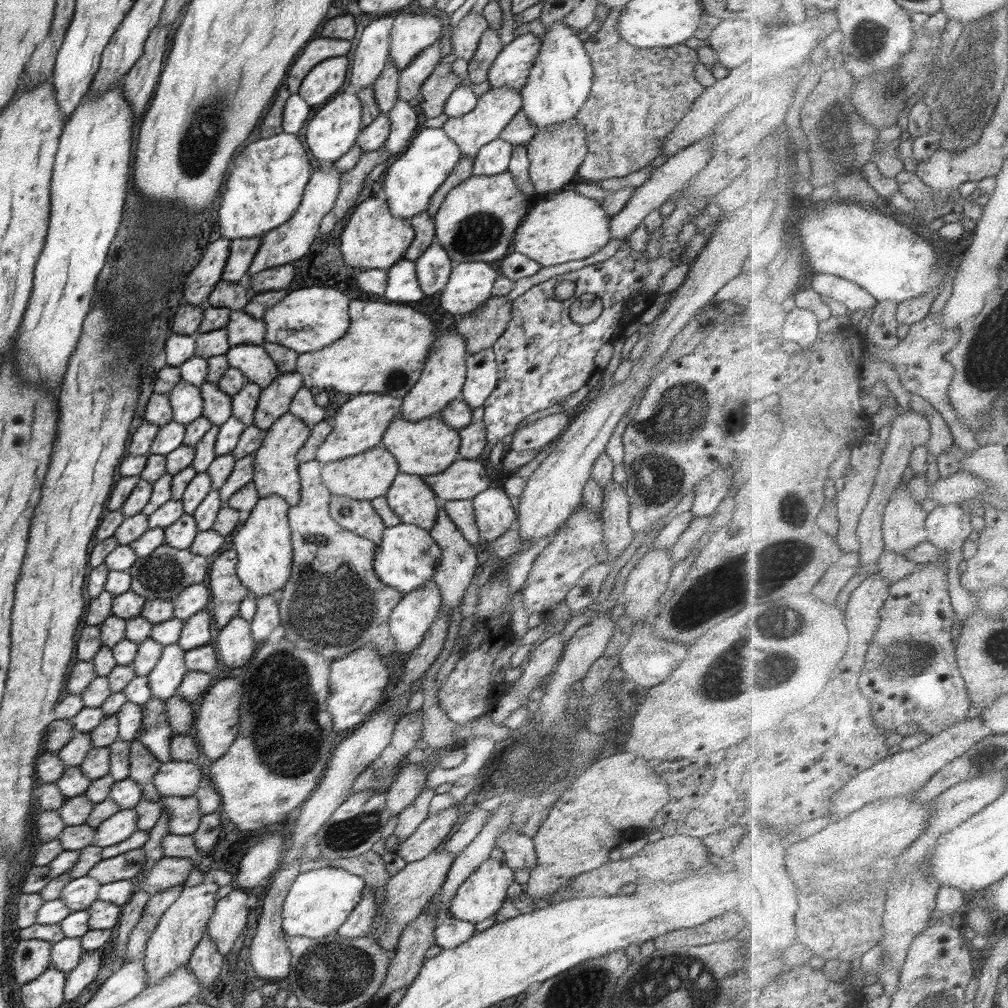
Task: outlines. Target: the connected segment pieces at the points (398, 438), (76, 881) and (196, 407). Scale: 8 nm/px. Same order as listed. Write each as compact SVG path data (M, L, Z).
M460 398L449 402L436 417L424 418L424 420L417 422L404 420L403 417L394 418L383 434L381 445L394 455L399 464L399 472L421 477L444 472L455 460L461 458L458 454L460 446L459 429L466 428L471 423L472 412L471 406Z
M91 876L74 878L62 889L59 900L62 900L71 913L87 910L98 900L100 887L101 884Z
M180 381L166 395L173 410L173 421L187 425L202 417L203 400L199 386Z

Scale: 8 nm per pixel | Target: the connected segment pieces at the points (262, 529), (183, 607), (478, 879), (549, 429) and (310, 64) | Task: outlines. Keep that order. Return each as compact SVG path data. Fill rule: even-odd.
M281 496L259 498L248 519L232 540L233 549L237 552L237 577L255 597L270 595L275 590L280 590L290 578L293 550L287 517L289 508L289 504Z
M203 583L191 584L170 601L174 606L174 617L185 622L194 614L206 610L206 604L210 602L210 590Z
M489 858L483 862L456 890L456 894L450 900L450 908L445 916L453 916L458 920L476 924L500 911L504 902L508 899L507 888L514 882L513 870L508 868L502 859Z
M561 412L534 420L530 424L514 431L507 440L506 450L524 452L543 448L547 444L556 442L568 429L570 412Z
M314 38L302 50L302 55L294 60L286 75L286 88L291 93L297 93L304 77L320 61L336 56L346 56L352 50L351 40L336 40L335 38Z

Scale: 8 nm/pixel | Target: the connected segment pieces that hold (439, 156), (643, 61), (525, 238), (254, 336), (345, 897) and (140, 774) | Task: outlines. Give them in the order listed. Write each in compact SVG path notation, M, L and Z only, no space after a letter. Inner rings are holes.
M420 128L409 141L404 154L388 165L384 179L377 186L386 195L392 215L410 220L427 212L436 189L448 179L461 157L460 148L448 138L442 128Z
M612 9L601 29L584 41L594 74L590 94L575 116L582 123L588 152L578 168L578 180L594 184L598 180L624 178L649 166L655 158L664 154L662 144L705 89L694 77L694 66L699 60L695 49L684 43L662 48L636 48L622 40L616 30L620 13Z
M571 187L552 194L552 198L544 198L528 210L514 233L512 252L524 254L542 267L558 266L588 258L610 242L609 223L612 217L608 217L596 200L580 195Z
M244 310L232 311L225 329L232 346L261 345L265 341L264 321L250 316Z
M315 867L300 873L283 903L281 925L284 932L288 937L305 936L314 940L336 933L348 915L360 904L365 885L361 876L350 874L342 868Z
M132 740L129 764L129 778L140 785L143 798L152 802L158 802L162 796L158 794L153 779L161 763L140 741Z

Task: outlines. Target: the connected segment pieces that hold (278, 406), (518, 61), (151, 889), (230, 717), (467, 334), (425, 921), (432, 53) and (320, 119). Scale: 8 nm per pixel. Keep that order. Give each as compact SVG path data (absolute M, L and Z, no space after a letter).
M296 372L281 373L266 388L261 390L254 412L254 426L268 430L276 420L290 412L292 397L303 386L301 374Z
M527 33L517 35L510 44L503 46L488 69L487 80L491 88L509 86L521 90L528 80L540 45L541 40L538 37Z
M165 856L154 863L148 873L140 881L140 888L148 894L156 894L167 888L184 885L188 875L196 870L187 858L172 858Z
M224 678L224 680L216 682L211 688L208 688L204 697L202 697L202 704L200 704L200 708L198 708L198 712L194 717L194 733L192 735L200 748L202 756L209 759L210 762L224 757L224 754L228 752L238 736L240 696L242 696L240 682L236 678Z
M500 276L492 289L493 296L475 311L458 317L458 334L466 339L469 355L491 348L511 319L511 302L507 294L515 282Z
M428 910L416 917L402 932L394 956L391 957L385 979L374 996L377 1006L382 1005L394 990L410 986L417 978L424 954L435 944L434 929L442 916Z
M436 41L431 47L420 52L412 62L399 72L398 94L399 98L409 102L419 96L421 84L432 74L436 65L442 62L442 44Z
M354 92L338 93L328 102L316 107L308 126L306 126L306 144L319 160L335 163L356 145L362 131L362 104Z

